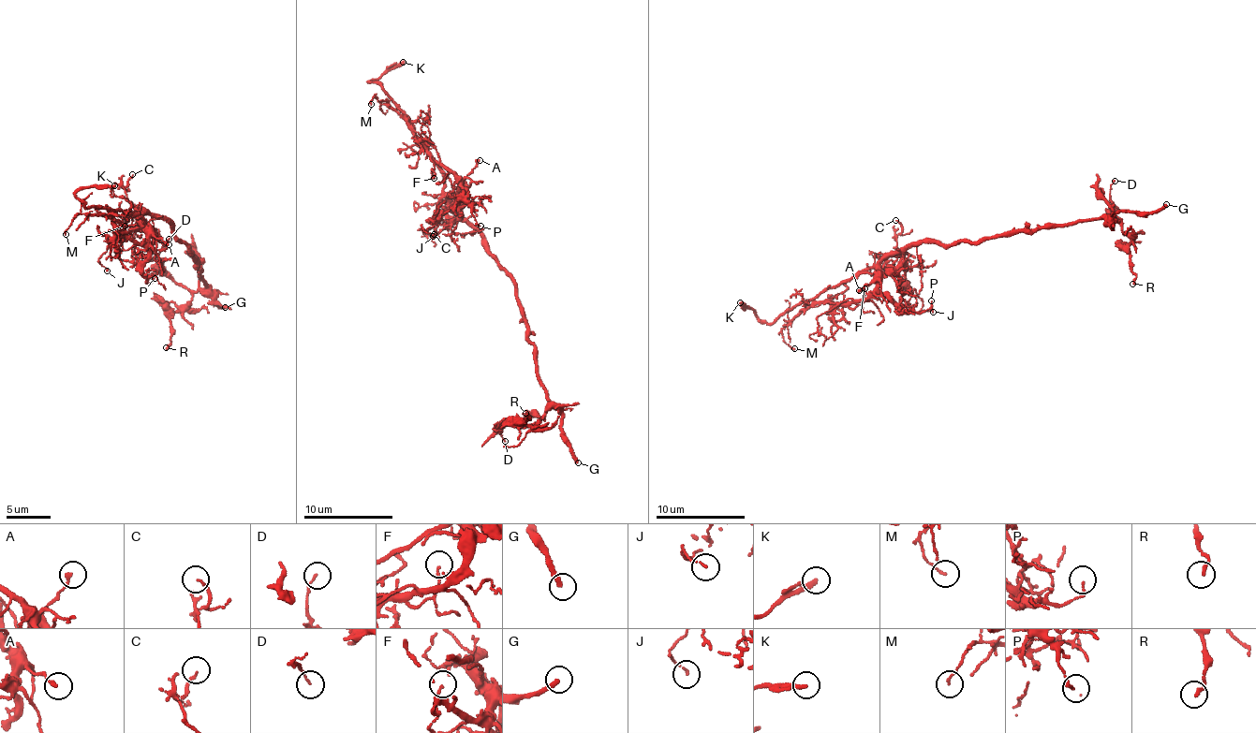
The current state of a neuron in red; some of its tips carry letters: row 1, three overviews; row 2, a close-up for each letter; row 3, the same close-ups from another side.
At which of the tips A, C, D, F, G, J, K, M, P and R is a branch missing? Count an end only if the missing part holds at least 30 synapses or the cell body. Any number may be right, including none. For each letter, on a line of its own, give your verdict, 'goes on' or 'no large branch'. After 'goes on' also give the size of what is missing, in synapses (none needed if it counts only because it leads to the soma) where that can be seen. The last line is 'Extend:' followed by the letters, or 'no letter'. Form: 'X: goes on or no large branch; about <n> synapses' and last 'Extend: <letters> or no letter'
A: no large branch
C: no large branch
D: no large branch
F: no large branch
G: goes on; about 90 synapses
J: no large branch
K: goes on
M: no large branch
P: no large branch
R: no large branch
Extend: G, K

